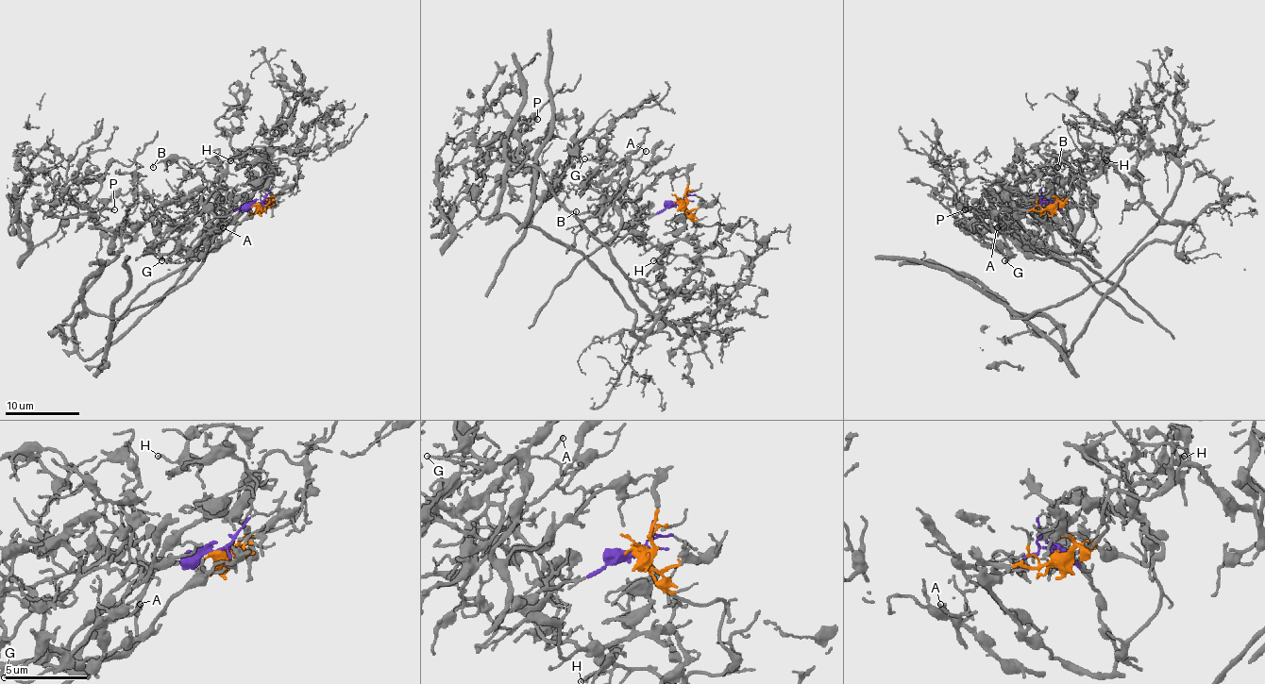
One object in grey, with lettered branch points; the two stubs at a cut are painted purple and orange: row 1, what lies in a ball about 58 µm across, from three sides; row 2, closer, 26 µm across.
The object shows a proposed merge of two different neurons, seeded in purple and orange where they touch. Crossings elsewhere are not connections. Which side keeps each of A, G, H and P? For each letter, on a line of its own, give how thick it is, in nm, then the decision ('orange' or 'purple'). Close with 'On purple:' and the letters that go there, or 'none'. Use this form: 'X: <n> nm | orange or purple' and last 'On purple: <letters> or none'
A: 130 nm | purple
G: 110 nm | purple
H: 130 nm | orange
P: 170 nm | purple
On purple: A, G, P

